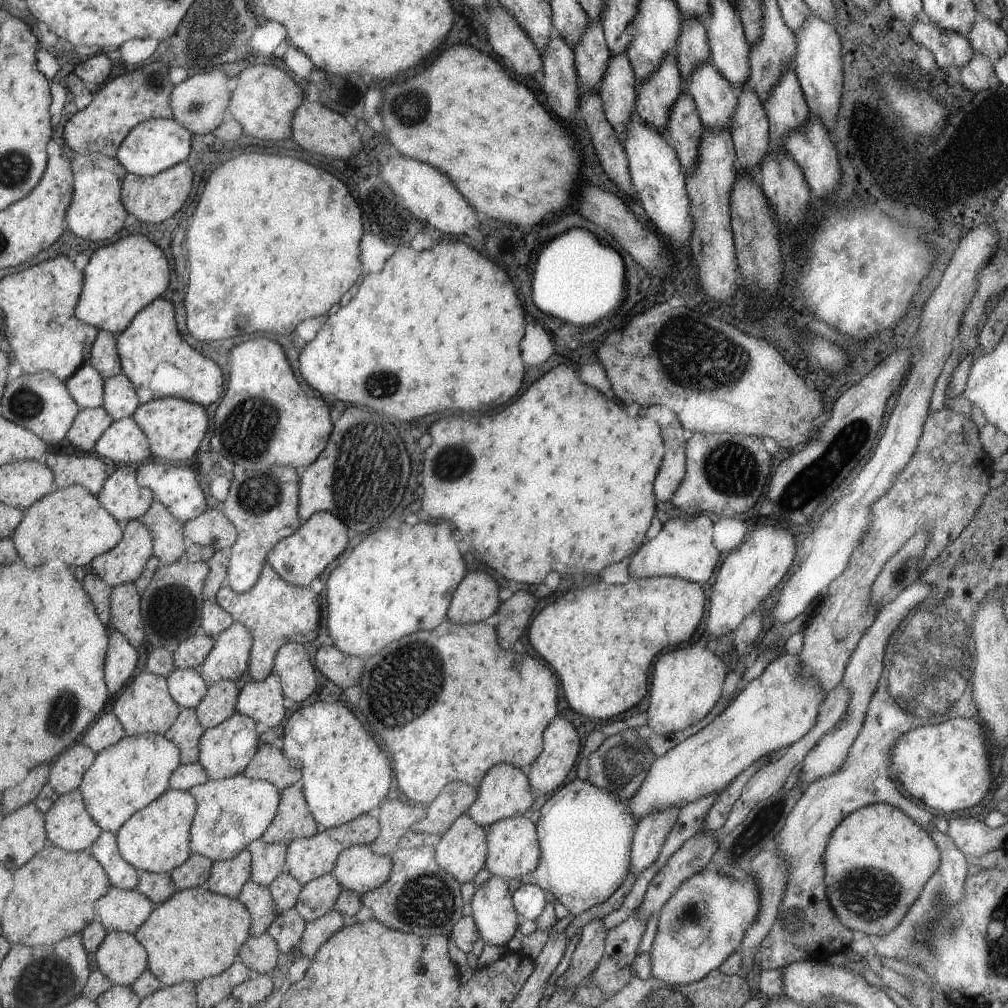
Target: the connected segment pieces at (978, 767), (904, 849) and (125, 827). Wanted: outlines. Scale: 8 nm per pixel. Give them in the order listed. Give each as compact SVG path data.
M957 717L936 725L918 726L895 739L890 750L888 770L899 780L903 790L913 800L924 804L923 806L941 812L959 812L977 804L985 796L988 788L997 784L995 780L991 782L985 744L983 732L975 719Z
M885 803L868 804L867 806L857 808L857 810L851 811L848 815L845 815L829 835L825 850L822 852L827 900L830 902L831 908L838 916L841 924L844 924L848 929L855 930L855 932L859 930L859 932L863 932L866 936L875 934L875 936L882 937L884 934L891 932L899 922L901 922L901 919L908 911L909 905L919 896L925 881L937 870L939 863L940 850L927 831L924 831L916 822L913 822L911 818L898 808L893 808L893 806Z
M168 788L147 806L134 812L115 833L121 858L134 869L150 873L170 873L190 854L191 821L196 809L189 791Z

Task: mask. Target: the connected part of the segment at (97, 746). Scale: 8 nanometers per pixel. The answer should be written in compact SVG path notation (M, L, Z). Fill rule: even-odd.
M107 708L87 728L87 732L83 734L80 742L89 747L94 753L98 753L125 736L123 727L119 724L111 709Z

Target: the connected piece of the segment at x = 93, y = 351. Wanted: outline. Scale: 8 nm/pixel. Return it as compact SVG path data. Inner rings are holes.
M98 330L95 340L92 342L87 362L97 369L102 379L121 373L116 336L110 332Z

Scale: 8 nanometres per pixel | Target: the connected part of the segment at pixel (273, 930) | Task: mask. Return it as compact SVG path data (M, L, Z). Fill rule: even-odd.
M293 908L277 912L276 917L266 928L266 932L275 940L278 952L296 953L298 942L305 930L305 924L306 921Z

